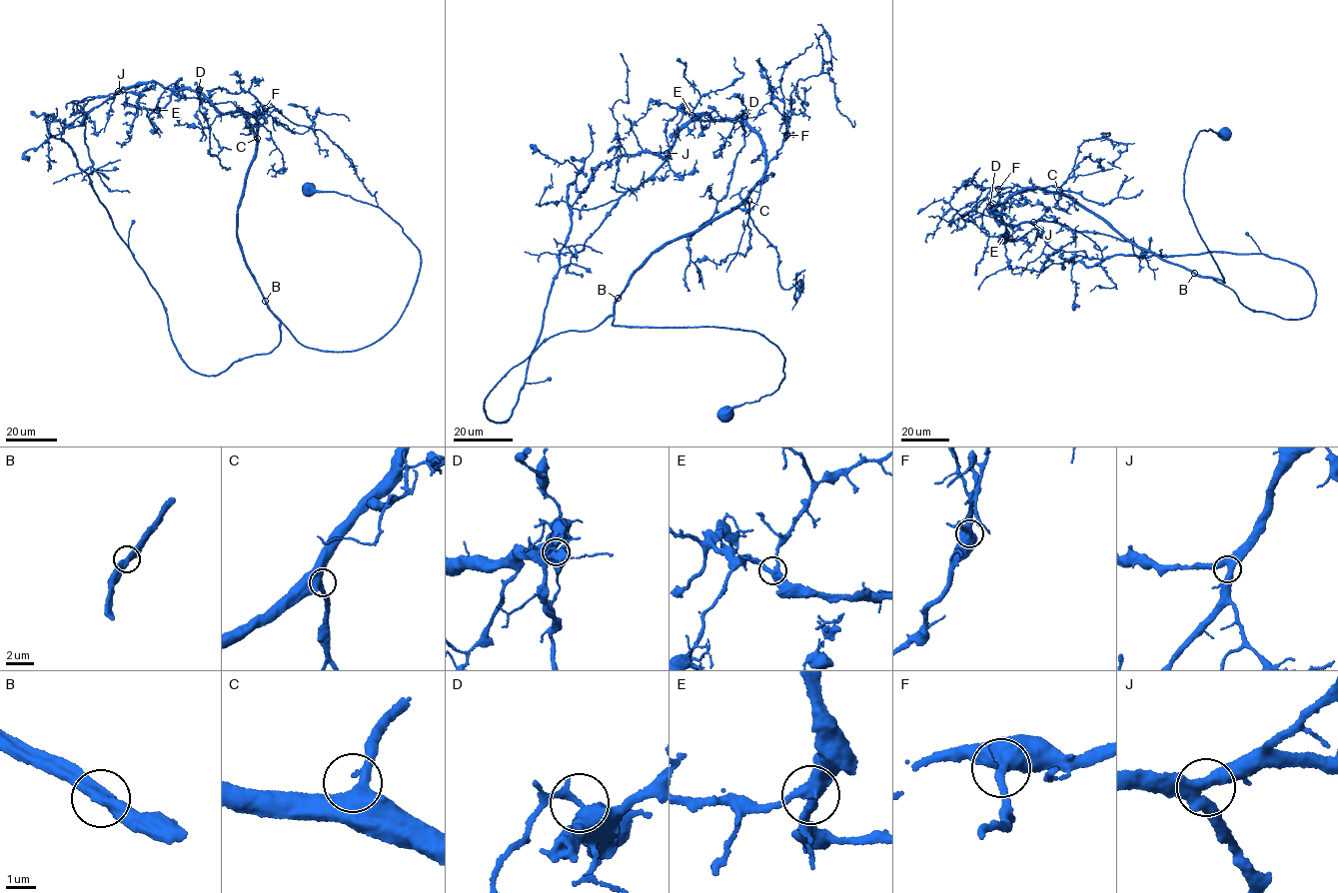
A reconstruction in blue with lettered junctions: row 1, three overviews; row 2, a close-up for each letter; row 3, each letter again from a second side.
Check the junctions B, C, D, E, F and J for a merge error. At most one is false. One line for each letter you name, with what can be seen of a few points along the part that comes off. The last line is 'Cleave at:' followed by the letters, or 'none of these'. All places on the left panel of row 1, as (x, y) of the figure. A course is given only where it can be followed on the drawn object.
Cleave at: none of these

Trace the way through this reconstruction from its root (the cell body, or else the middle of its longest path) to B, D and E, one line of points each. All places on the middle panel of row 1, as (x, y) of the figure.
B: (723, 417), (776, 391), (784, 376), (779, 349), (762, 335), (738, 328), (616, 326), (618, 298)
D: (723, 417), (776, 391), (779, 349), (738, 328), (616, 326), (613, 307), (649, 254), (762, 176), (744, 116)
E: (723, 417), (776, 391), (775, 345), (738, 328), (612, 324), (649, 254), (764, 172), (746, 113), (691, 115)

